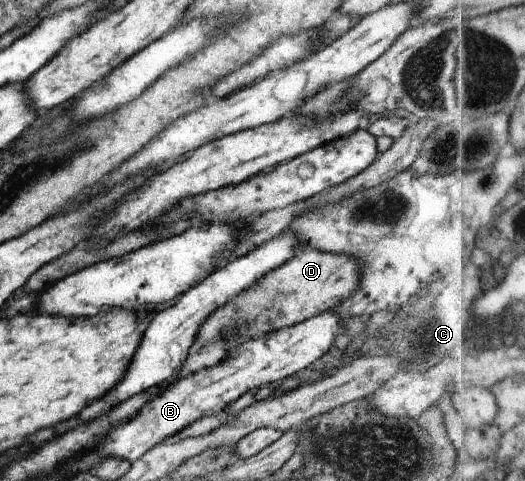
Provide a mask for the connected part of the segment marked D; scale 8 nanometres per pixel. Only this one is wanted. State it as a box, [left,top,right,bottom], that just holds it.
[190,247,360,354]

